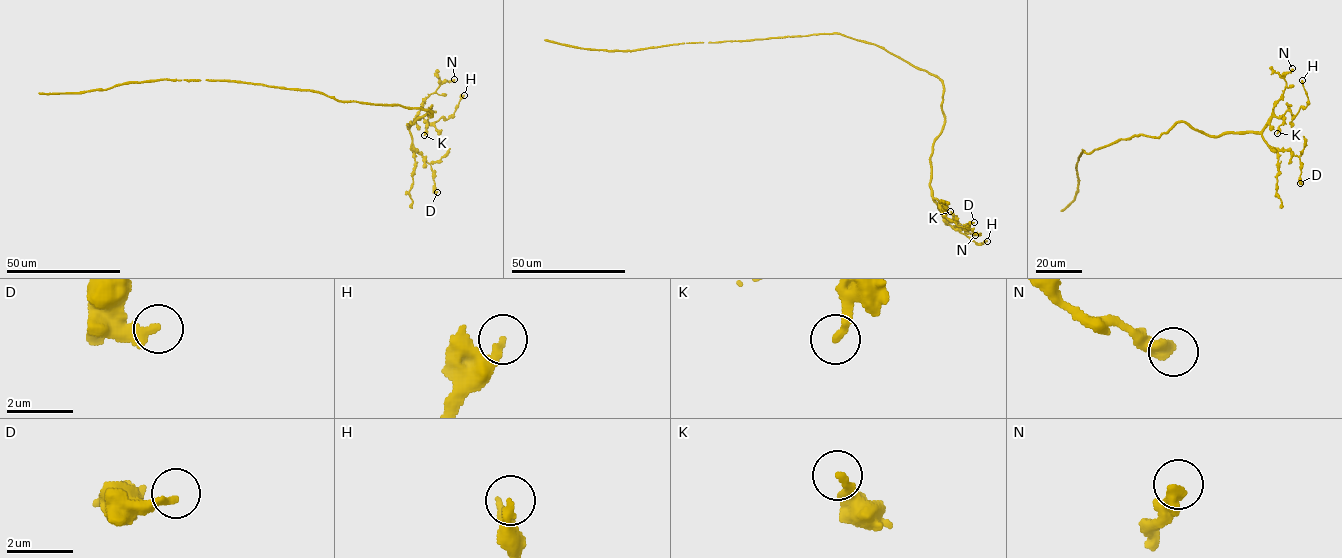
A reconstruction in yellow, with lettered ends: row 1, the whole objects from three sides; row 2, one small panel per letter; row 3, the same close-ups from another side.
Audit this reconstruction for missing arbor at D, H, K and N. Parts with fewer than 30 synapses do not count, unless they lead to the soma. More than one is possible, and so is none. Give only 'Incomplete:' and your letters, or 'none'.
Incomplete: none

